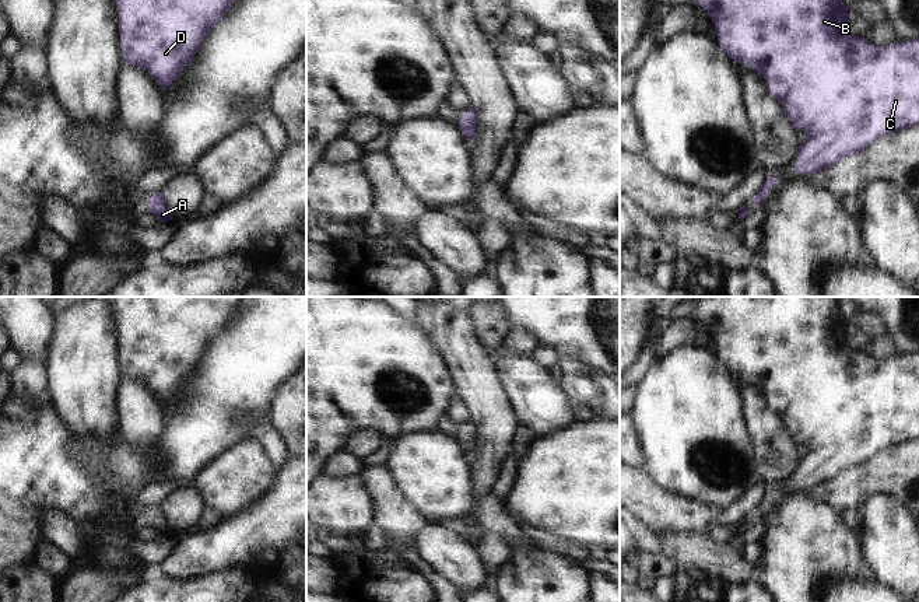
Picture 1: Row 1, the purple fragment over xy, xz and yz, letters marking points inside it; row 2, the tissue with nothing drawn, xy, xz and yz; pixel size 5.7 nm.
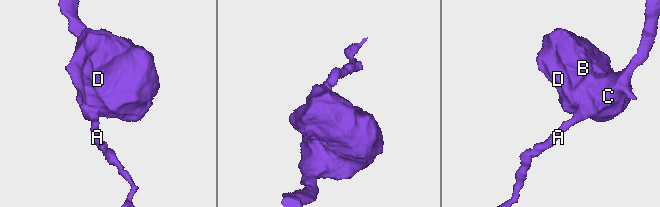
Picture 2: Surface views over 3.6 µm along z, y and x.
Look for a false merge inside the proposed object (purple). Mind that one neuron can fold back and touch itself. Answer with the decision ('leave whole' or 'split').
leave whole

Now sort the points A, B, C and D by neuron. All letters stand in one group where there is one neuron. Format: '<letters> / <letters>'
A B C D

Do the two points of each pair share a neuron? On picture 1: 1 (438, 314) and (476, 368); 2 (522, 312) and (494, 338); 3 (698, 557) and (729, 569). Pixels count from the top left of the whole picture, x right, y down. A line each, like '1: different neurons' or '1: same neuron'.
1: same neuron
2: different neurons
3: same neuron

